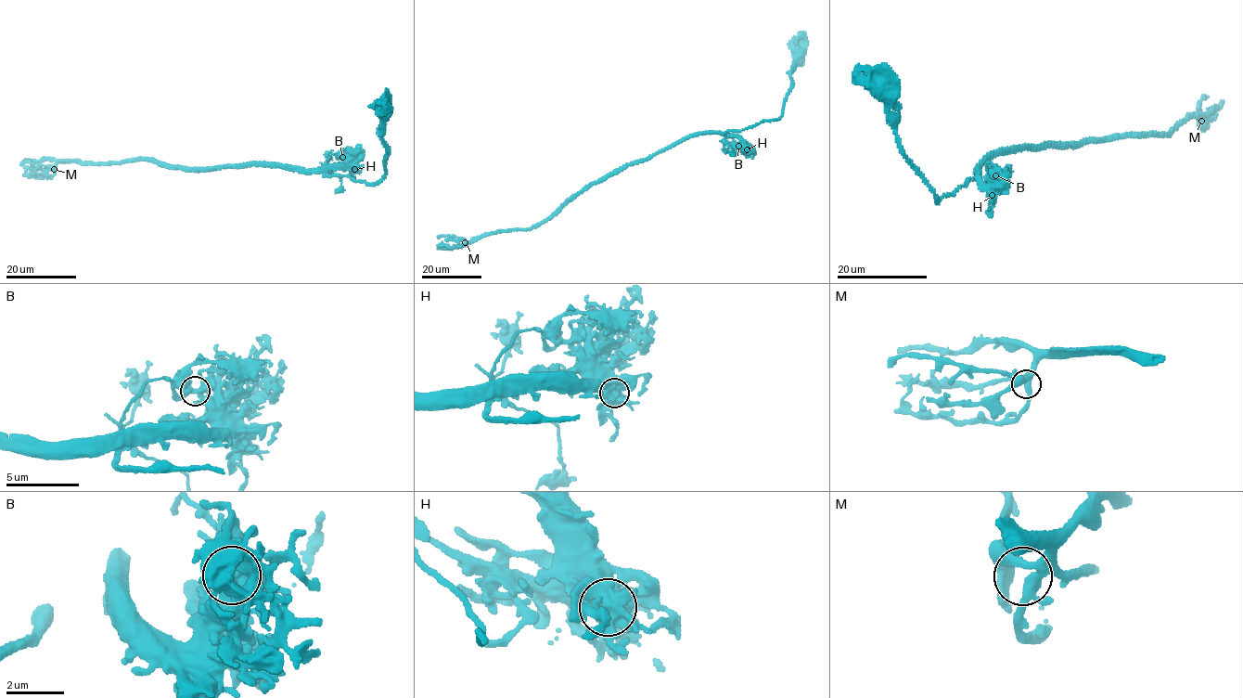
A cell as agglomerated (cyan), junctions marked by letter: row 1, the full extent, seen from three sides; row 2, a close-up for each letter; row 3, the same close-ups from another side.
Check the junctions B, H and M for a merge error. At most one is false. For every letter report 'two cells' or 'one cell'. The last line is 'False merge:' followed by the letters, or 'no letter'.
B: two cells
H: one cell
M: one cell
False merge: B

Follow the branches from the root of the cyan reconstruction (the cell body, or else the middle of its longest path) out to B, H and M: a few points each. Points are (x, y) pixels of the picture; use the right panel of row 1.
B: (880, 88), (876, 94), (884, 100), (899, 148), (936, 200), (968, 178), (978, 176), (989, 185), (995, 174)
H: (880, 88), (876, 89), (876, 94), (884, 100), (887, 120), (899, 148), (936, 200), (978, 176), (992, 195)
M: (880, 88), (899, 148), (939, 200), (976, 177), (997, 149), (1168, 135), (1189, 113), (1201, 121)

